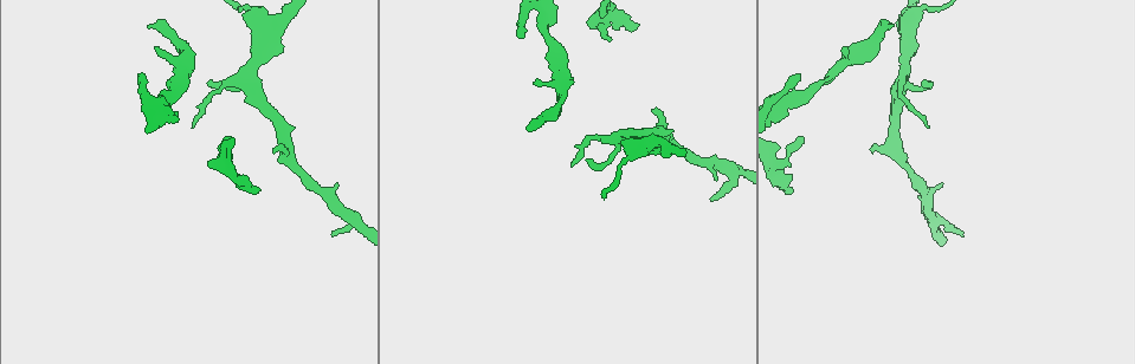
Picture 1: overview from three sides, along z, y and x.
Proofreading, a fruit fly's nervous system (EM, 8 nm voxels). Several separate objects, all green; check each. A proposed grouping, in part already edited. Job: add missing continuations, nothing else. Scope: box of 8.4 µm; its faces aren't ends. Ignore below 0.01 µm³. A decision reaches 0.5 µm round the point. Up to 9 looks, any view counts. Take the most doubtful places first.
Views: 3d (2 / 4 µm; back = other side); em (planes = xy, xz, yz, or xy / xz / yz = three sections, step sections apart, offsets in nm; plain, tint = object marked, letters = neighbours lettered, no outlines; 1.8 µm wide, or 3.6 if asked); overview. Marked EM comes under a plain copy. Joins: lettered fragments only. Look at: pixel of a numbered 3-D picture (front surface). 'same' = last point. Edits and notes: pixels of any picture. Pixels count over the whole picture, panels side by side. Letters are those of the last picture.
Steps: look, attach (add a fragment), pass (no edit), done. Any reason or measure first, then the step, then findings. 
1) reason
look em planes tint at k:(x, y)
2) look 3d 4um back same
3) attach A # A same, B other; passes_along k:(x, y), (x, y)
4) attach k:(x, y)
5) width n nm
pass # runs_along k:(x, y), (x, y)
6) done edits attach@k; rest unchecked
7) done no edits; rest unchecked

look em xy step 8 letters at 1:(802, 140)

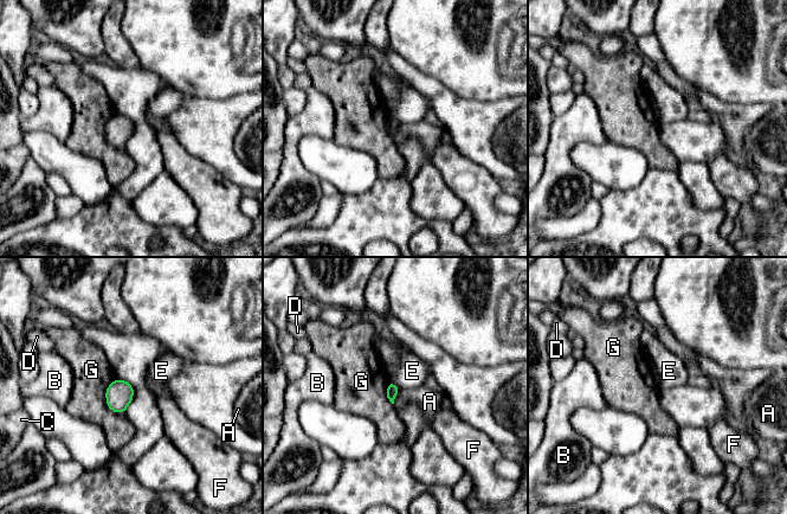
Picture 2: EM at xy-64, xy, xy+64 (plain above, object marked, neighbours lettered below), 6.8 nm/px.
look em planes letters same

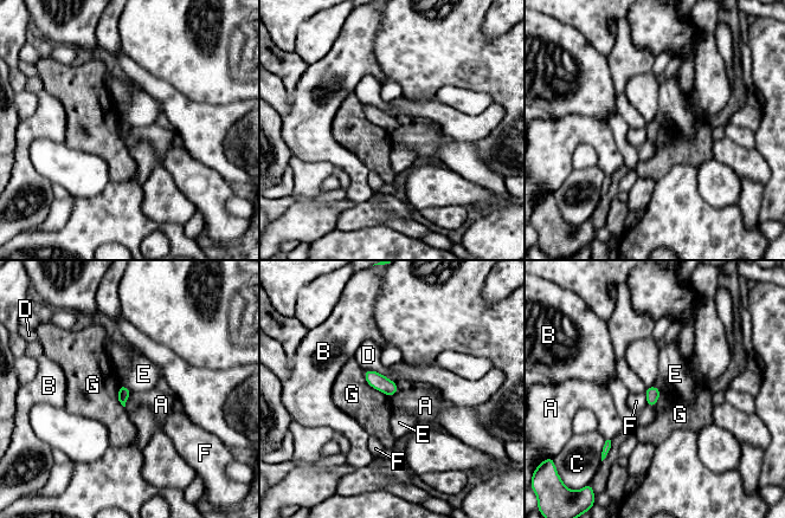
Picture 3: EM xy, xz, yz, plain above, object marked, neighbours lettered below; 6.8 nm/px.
pass # A other, B other, C other, D other, E other, F other, G other; border 3:(661, 392), (655, 407); none of them fits

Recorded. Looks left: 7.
free end
look em planes letters at 1:(653, 110)

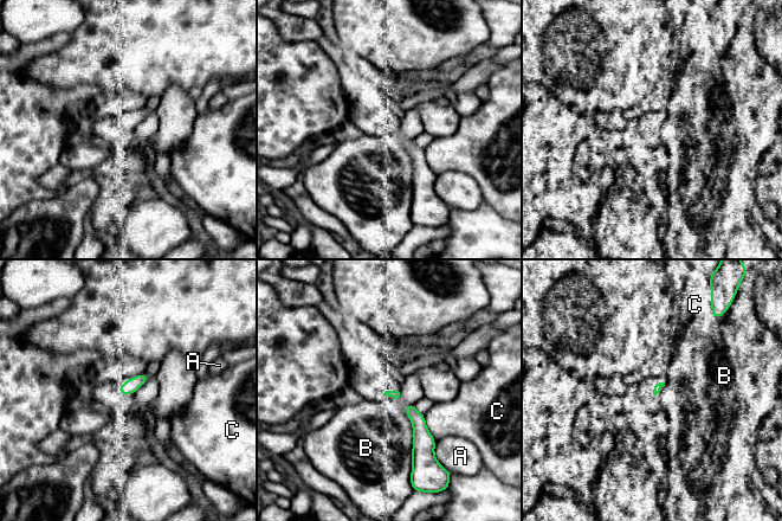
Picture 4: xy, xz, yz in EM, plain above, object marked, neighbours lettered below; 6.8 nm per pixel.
pass # A other, B other, C other; border 4:(404, 404), (413, 432), (412, 471); none of them fits

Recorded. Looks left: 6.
thin end
look em 3.6um planes letters at 1:(798, 73)

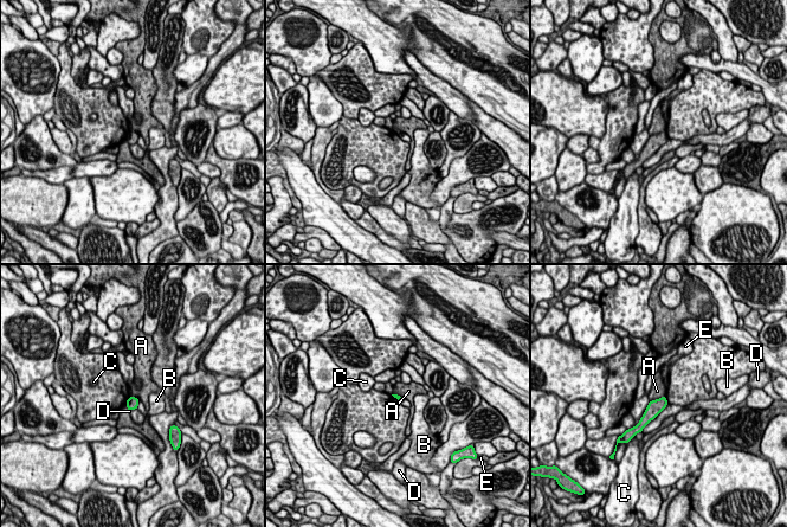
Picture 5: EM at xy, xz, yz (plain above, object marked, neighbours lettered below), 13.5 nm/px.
longest_contact D 550 nm
pass # A other, B other, C other, D other, E other; none of them fits

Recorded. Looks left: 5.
free end
look em planes letters at 1:(209, 85)

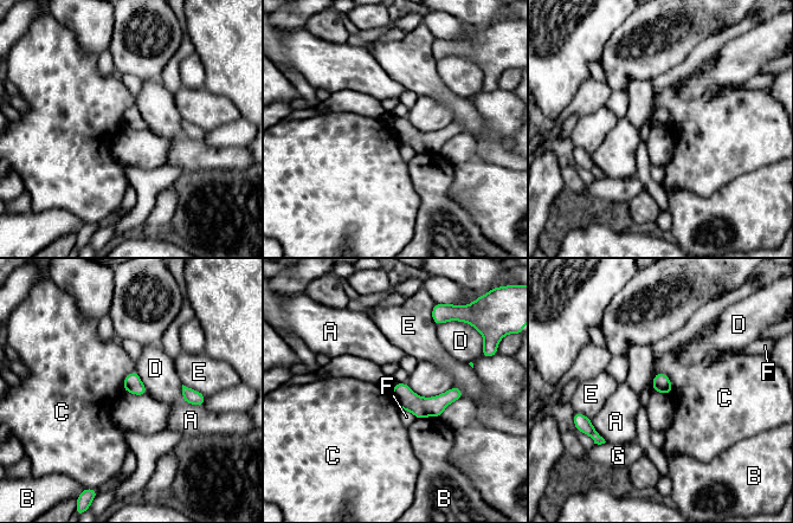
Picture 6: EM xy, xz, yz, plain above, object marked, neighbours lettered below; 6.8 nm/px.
width 120 nm
pass # A other, B other, C other, D other, E other, F other, G other; runs_along 6:(393, 393), (414, 404), (459, 394); none of them fits

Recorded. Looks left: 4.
done no edits; rest unchecked

